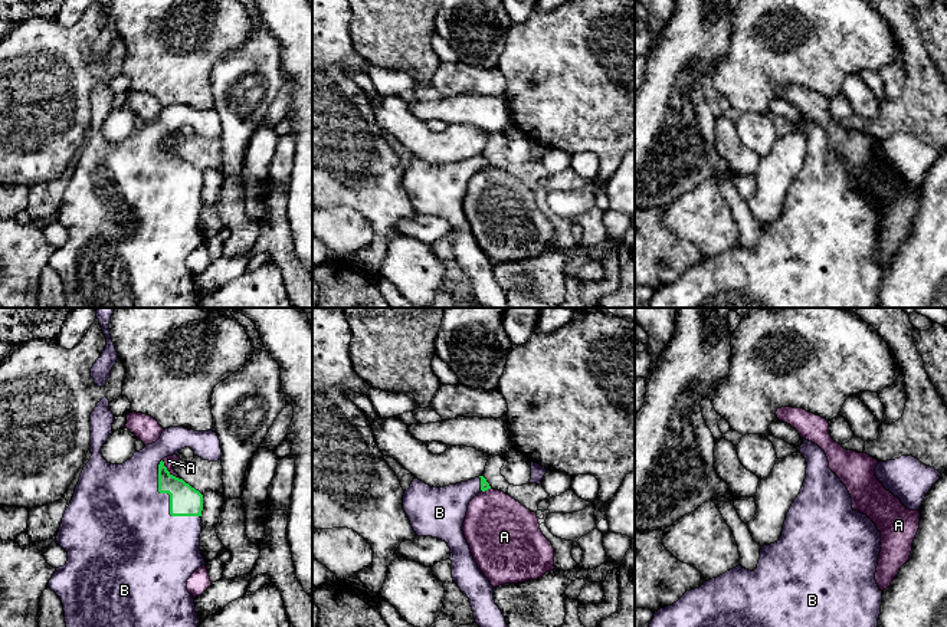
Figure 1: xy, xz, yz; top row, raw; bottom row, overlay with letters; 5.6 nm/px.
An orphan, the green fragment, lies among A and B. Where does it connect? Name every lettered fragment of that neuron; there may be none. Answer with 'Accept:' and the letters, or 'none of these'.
Accept: B

